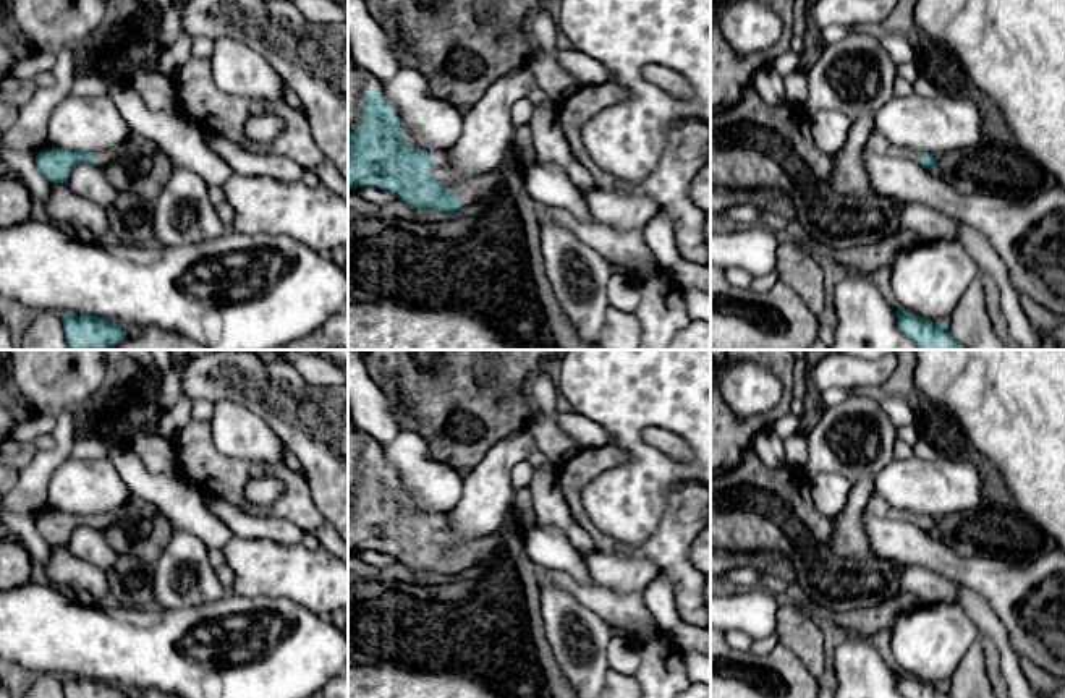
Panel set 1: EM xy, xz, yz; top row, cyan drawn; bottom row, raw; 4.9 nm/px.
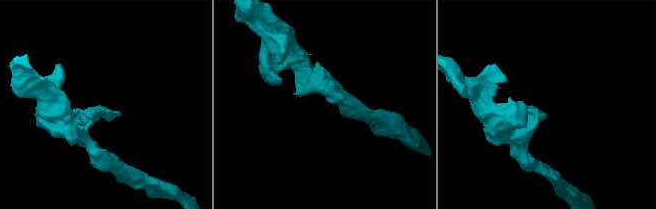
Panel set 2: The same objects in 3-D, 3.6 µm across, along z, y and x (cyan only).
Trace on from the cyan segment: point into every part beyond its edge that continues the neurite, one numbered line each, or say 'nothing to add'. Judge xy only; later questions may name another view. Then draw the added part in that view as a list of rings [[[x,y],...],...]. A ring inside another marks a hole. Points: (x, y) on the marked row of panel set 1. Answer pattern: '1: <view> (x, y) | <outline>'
1: xy (104, 157) | [[[133,138],[131,141],[128,141],[125,144],[120,144],[120,146],[113,147],[113,149],[95,152],[97,165],[99,167],[107,167],[112,162],[118,160],[120,157],[123,157],[126,154],[128,146],[134,141],[136,141],[136,138]]]

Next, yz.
1: yz (915, 156) | [[[890,146],[887,149],[887,154],[892,154],[895,157],[906,157],[906,159],[910,159],[913,162],[918,162],[918,164],[921,164],[921,159],[923,159],[923,152],[906,149],[906,147],[893,147],[893,146]]]

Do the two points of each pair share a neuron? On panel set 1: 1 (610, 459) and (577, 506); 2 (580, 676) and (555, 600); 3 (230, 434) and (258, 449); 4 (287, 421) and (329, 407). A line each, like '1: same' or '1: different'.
1: same
2: same
3: same
4: same

